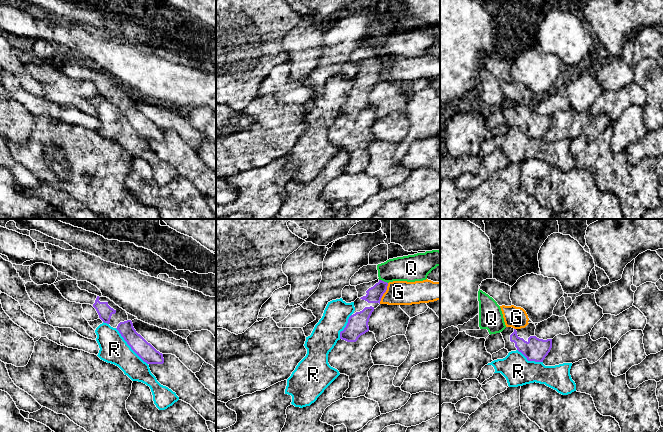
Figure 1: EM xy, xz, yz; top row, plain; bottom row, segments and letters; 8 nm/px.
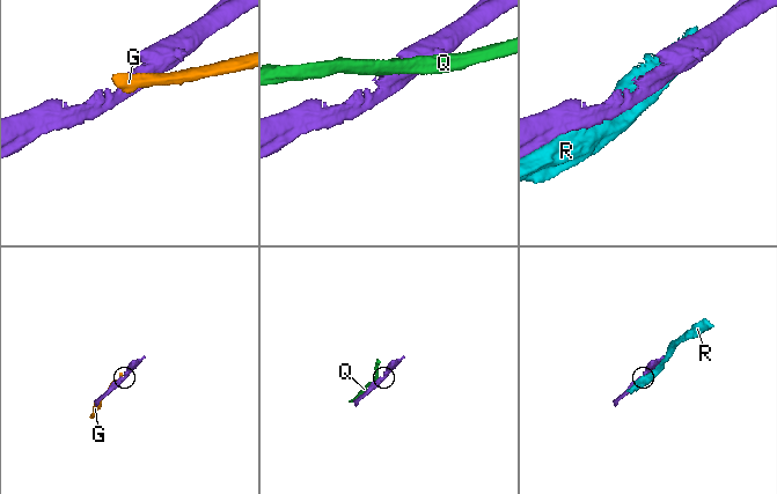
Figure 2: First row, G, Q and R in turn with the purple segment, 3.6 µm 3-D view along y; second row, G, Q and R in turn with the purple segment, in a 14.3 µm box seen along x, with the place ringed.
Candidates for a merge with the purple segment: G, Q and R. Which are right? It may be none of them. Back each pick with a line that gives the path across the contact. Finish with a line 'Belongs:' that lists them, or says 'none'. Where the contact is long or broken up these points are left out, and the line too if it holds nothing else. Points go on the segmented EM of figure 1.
Belongs: none

